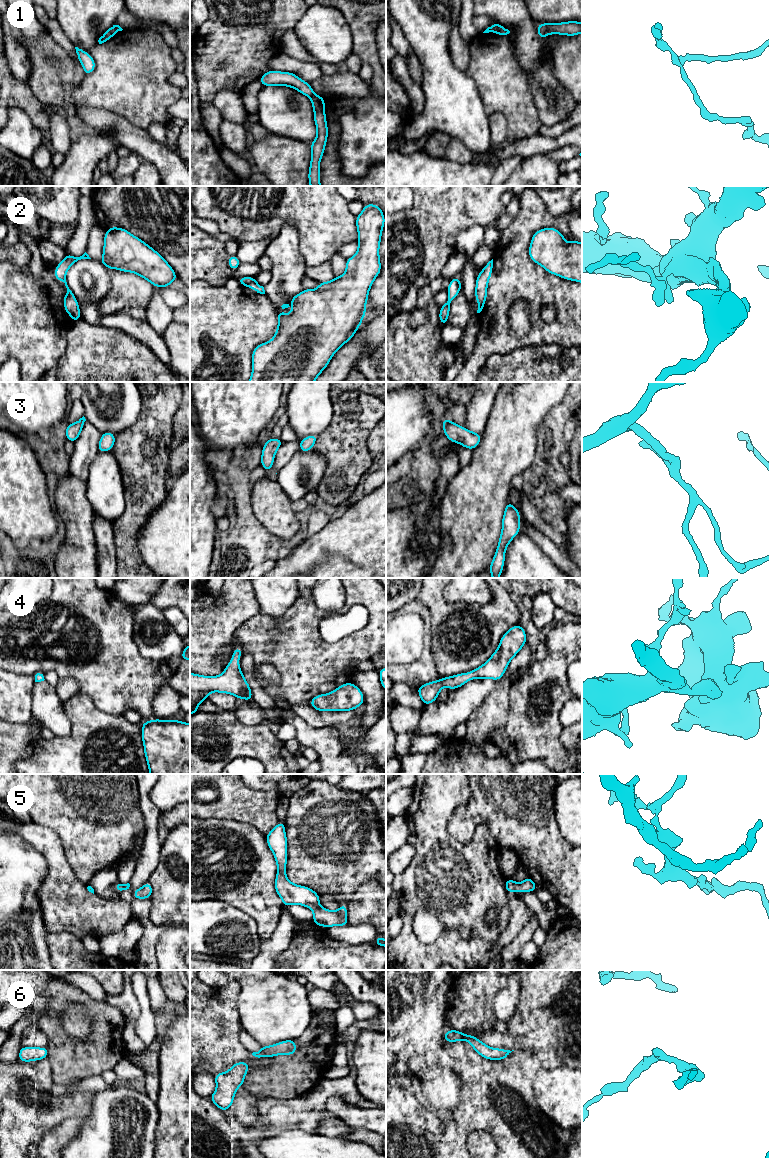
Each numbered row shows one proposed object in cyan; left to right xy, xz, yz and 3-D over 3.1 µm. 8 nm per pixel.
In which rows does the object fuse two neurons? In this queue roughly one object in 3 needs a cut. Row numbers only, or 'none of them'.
1

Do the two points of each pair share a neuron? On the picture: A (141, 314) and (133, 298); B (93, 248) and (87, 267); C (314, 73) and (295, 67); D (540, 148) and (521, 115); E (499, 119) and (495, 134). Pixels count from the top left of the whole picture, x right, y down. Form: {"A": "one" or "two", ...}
{"A": "two", "B": "two", "C": "one", "D": "two", "E": "one"}

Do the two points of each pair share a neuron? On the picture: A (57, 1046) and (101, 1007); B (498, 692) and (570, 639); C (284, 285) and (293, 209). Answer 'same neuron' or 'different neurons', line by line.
A: same neuron
B: different neurons
C: different neurons

